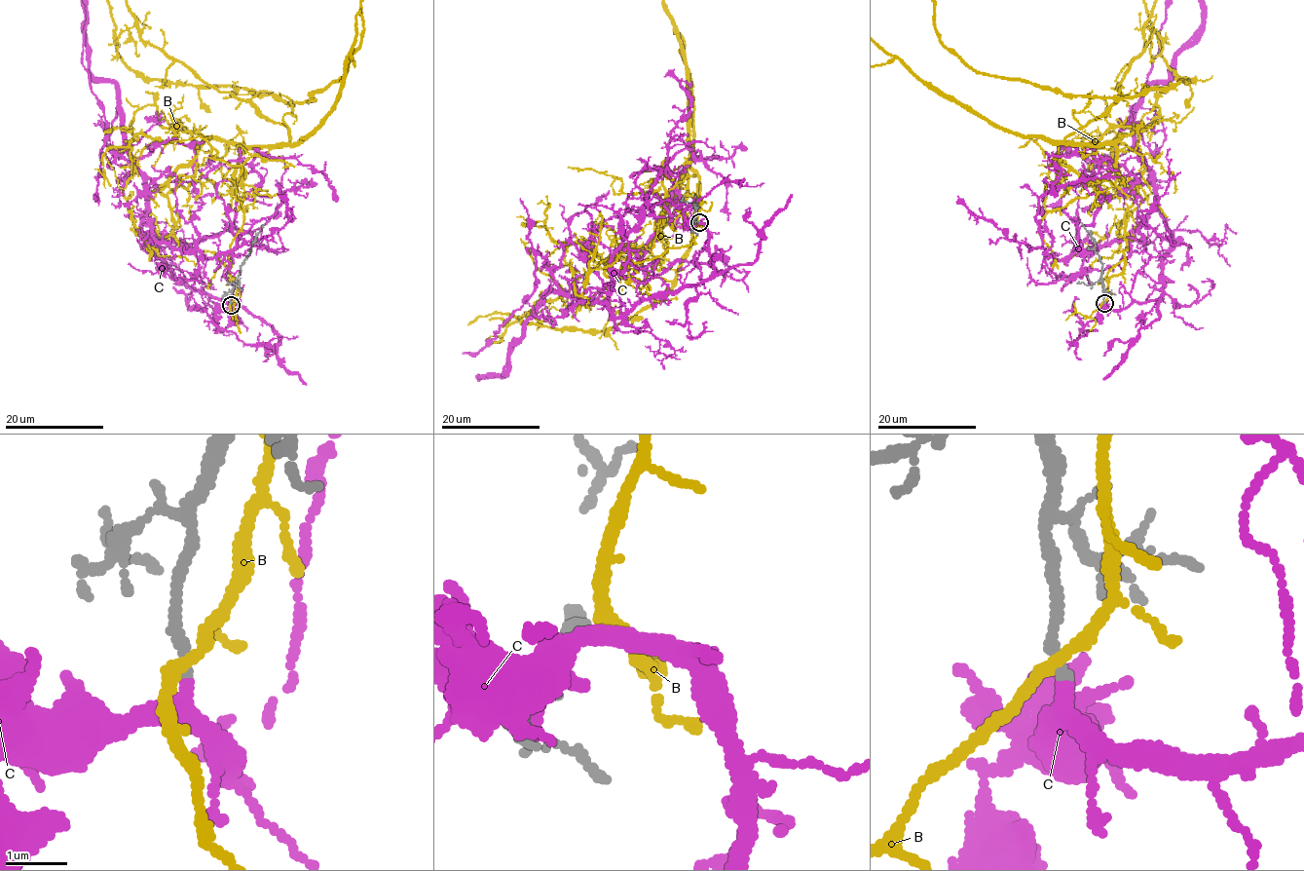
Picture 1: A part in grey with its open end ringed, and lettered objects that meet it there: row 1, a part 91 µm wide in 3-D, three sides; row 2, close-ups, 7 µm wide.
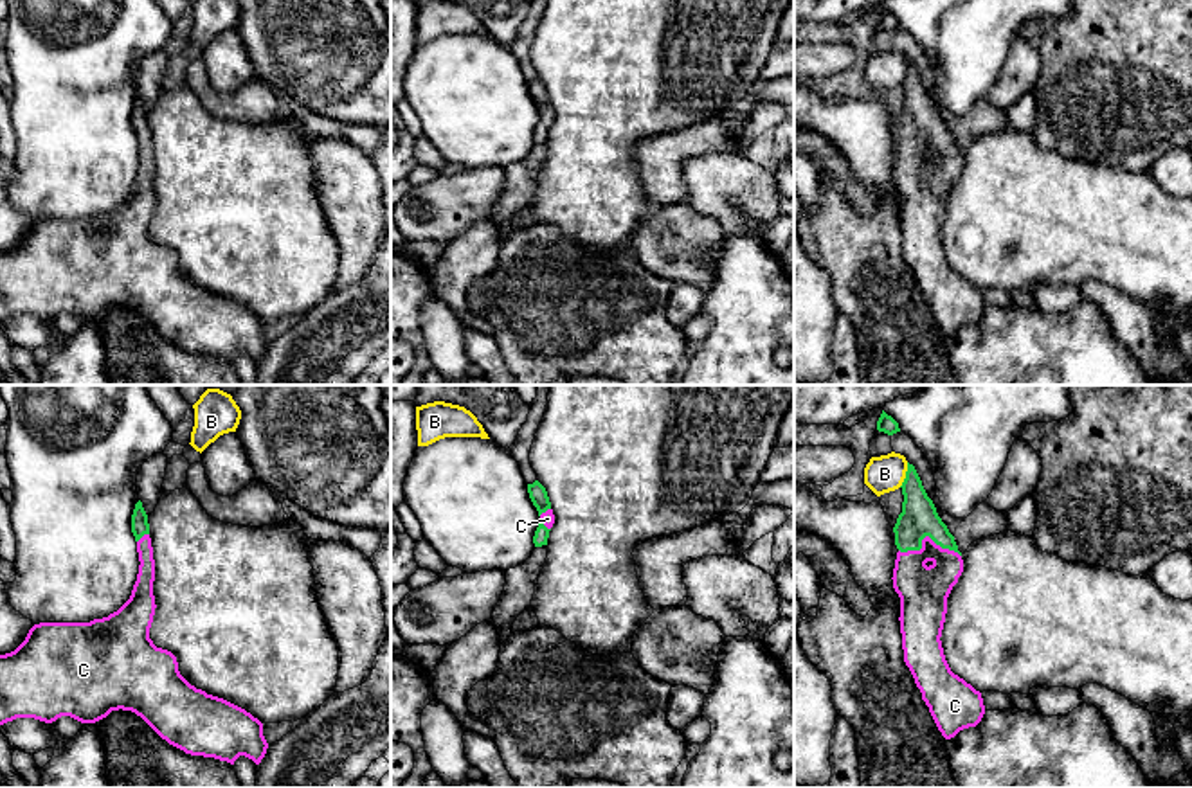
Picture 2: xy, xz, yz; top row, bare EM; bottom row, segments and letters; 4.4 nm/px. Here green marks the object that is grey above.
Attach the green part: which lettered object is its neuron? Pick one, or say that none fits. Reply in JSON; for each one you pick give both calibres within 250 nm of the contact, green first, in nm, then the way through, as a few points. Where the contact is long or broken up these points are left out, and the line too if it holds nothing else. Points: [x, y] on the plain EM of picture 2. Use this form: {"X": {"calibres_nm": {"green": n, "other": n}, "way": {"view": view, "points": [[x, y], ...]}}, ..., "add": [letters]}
{"C": {"calibres_nm": {"green": 170, "other": 220}, "way": {"view": "yz", "points": [[919, 116], [919, 123], [928, 132], [919, 146], [922, 188]]}}, "add": ["C"]}

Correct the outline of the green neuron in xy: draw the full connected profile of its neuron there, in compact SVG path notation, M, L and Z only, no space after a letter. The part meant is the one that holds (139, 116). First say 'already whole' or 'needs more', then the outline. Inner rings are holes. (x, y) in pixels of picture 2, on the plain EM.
needs more | M139 97L131 112L139 171L130 196L113 210L90 219L40 219L11 250L0 252L0 322L16 315L52 320L70 313L95 320L112 308L131 308L162 336L191 353L234 362L239 353L256 362L266 351L263 320L245 306L191 282L178 268L176 254L149 236L155 212L155 157L148 112Z

